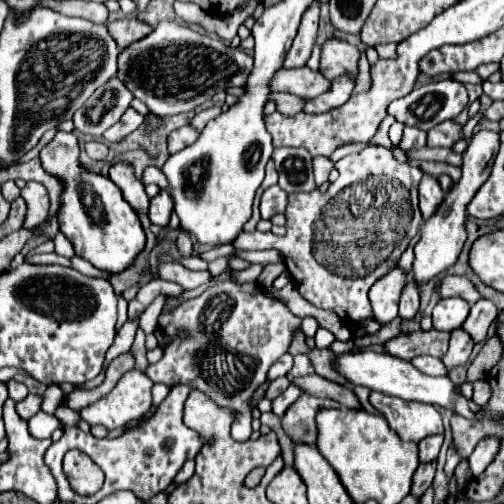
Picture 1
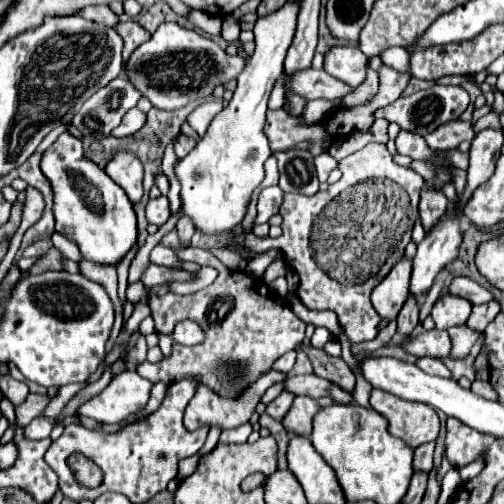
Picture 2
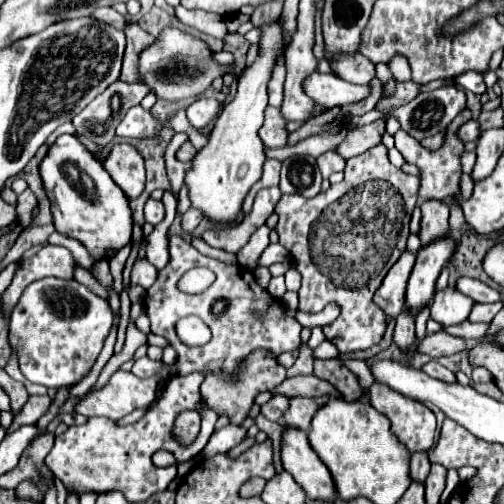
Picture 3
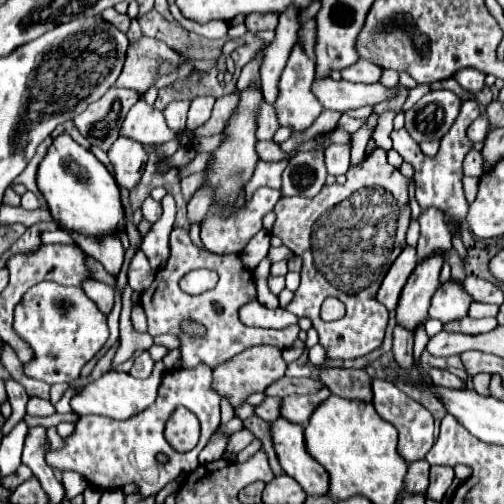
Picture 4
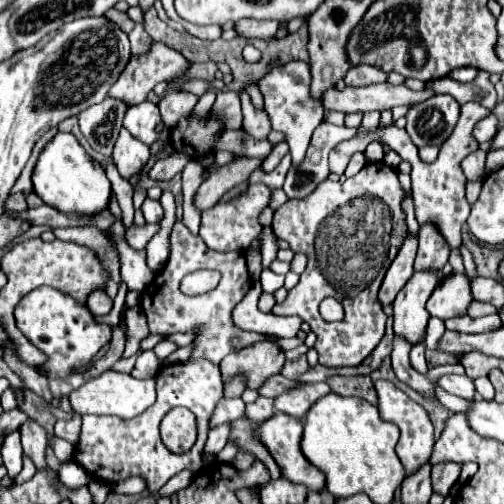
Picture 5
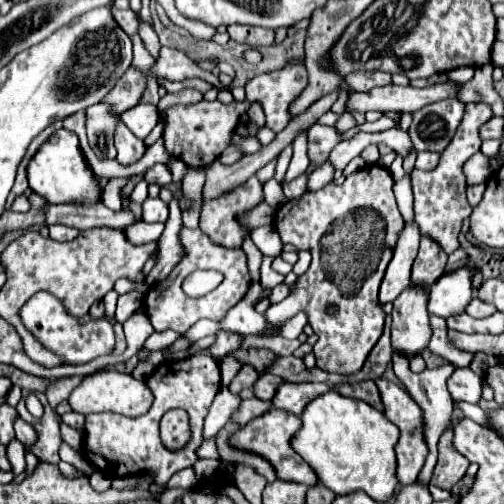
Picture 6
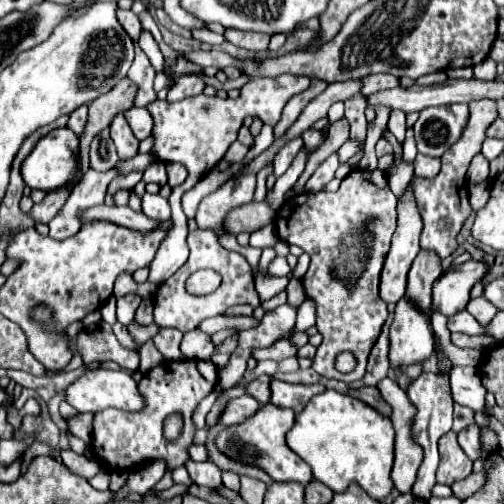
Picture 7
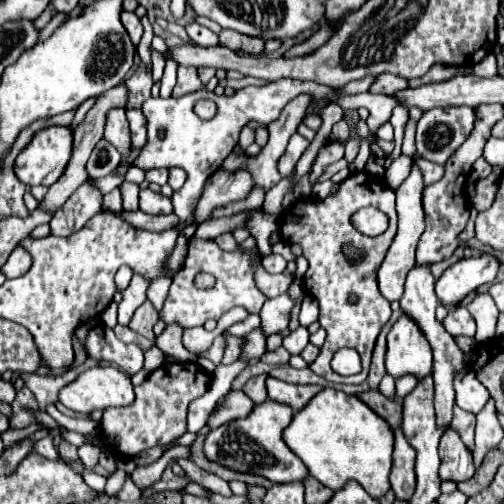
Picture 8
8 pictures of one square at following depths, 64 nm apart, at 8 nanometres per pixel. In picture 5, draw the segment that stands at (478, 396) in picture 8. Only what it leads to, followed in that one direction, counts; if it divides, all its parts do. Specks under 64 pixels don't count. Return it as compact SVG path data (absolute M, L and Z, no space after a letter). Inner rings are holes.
M458 374L442 376L440 386L448 394L454 394L454 396L460 396L460 398L466 398L466 400L474 400L474 394L476 394L474 380L470 376L466 376L466 374L462 374L462 376L458 376Z

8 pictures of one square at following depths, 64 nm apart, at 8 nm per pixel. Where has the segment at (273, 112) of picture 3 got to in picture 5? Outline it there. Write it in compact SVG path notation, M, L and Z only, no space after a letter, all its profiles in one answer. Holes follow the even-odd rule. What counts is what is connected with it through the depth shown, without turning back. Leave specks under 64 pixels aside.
M240 90L240 92L238 92L238 96L240 96L240 102L242 102L244 130L246 130L250 136L254 136L254 138L258 138L258 140L264 140L264 138L268 136L268 132L272 130L272 128L270 128L268 114L266 114L264 110L262 110L262 112L258 112L258 110L252 106L248 92Z

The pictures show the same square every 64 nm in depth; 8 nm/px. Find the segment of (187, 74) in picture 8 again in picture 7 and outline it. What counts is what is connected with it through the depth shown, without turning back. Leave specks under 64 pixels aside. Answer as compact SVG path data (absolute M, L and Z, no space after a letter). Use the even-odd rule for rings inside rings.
M180 76L180 80L176 80L176 84L170 88L168 92L168 100L176 102L188 96L196 96L204 90L204 82L196 76Z

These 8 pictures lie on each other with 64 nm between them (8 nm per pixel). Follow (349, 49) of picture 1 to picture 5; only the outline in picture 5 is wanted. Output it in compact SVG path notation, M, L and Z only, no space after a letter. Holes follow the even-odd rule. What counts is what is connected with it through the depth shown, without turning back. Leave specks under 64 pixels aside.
M368 64L350 68L344 78L344 82L348 86L368 86L368 84L378 84L378 82L386 82L386 80L388 80L386 72L382 72L380 68L372 68Z

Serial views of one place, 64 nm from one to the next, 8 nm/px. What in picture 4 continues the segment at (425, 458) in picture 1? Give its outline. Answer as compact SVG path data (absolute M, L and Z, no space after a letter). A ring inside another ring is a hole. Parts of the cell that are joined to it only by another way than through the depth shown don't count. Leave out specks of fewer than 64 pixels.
M426 460L412 462L408 466L408 474L404 478L404 492L424 496L428 490L428 470L430 470L430 464Z

